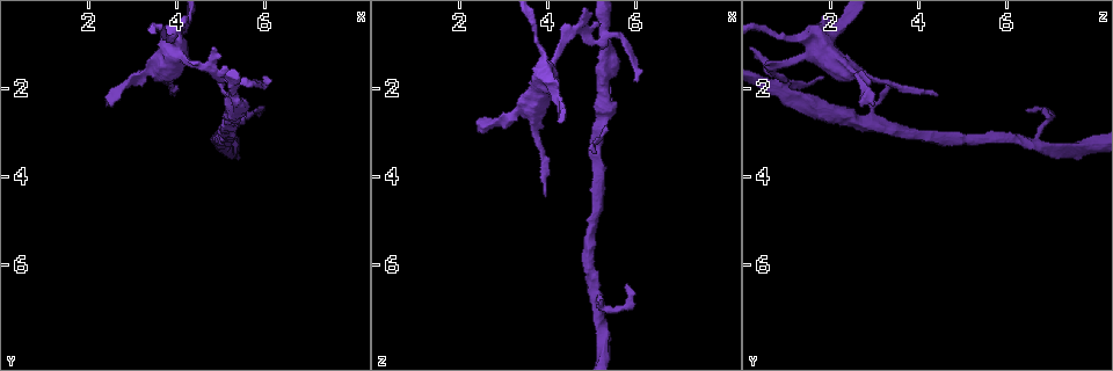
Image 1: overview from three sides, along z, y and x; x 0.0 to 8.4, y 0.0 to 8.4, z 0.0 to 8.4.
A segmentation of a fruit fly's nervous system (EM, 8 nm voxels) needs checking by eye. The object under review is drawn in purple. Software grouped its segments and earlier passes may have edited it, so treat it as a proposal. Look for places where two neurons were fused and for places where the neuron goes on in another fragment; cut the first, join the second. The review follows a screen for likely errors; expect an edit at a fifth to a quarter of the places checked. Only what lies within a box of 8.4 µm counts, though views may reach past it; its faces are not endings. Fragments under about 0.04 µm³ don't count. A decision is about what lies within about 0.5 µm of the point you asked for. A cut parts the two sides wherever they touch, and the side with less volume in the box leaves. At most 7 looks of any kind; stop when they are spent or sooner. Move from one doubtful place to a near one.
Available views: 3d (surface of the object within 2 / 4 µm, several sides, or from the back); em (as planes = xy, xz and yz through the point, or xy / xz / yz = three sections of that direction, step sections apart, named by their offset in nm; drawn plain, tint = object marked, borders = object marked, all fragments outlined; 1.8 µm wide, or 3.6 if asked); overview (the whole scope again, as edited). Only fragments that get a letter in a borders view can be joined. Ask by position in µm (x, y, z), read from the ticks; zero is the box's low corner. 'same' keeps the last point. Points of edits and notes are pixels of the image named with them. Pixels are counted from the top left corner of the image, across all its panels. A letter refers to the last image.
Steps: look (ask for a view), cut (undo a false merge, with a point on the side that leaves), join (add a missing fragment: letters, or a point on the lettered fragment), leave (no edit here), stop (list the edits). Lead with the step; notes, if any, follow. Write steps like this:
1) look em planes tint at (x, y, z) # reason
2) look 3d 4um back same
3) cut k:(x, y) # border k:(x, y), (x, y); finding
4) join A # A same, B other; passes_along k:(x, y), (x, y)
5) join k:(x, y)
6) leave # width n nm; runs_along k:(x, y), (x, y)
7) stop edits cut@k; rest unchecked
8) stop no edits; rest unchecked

look em planes borders at (2.45, 2.40, 2.75) # free end

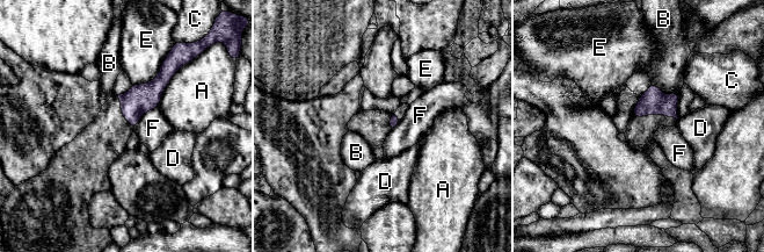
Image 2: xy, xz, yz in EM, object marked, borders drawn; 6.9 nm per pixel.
leave # A other, B other, C other, D other, E other, F other; none of them fits

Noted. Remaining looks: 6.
look 3d 4um at (3.95, 0.95, 1.65) # calibre changes

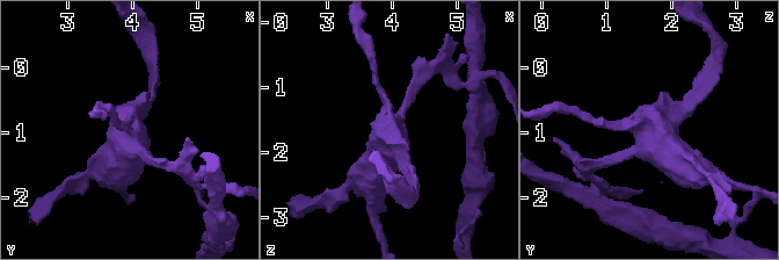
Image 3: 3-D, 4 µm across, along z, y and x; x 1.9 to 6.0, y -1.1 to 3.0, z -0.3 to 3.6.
look em planes borders at (3.95, 0.90, 1.75) # now the EM

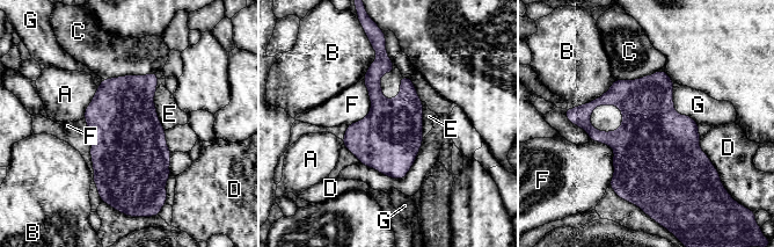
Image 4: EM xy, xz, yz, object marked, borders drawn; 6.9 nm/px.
leave # A other, B other, C other, D other, E other, F other, G other; border 4:(591, 139), (613, 151), (610, 186); all the same neuron

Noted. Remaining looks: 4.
look 3d 4um at (3.95, 2.15, 4.50) # thin end

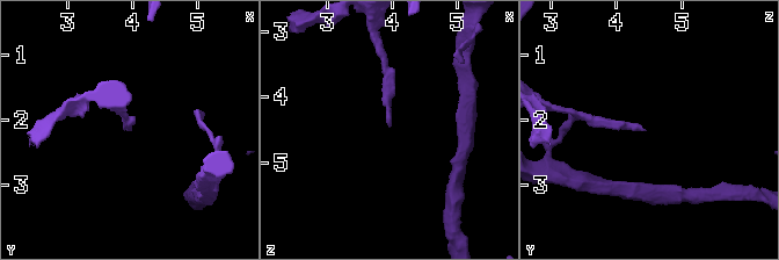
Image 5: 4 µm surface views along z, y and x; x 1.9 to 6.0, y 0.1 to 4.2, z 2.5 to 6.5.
look em planes borders at (4.00, 2.15, 4.45) # shape alone is not enough

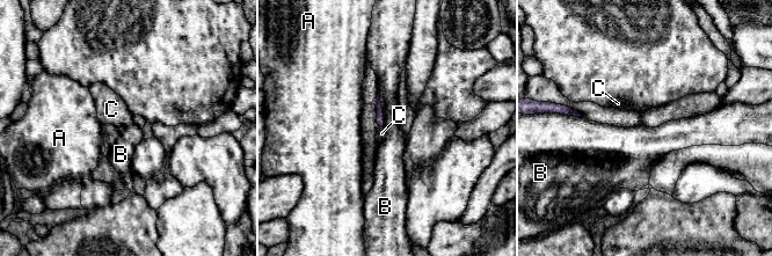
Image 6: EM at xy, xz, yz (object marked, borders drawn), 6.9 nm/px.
leave # A other, B other, C other; border 6:(378, 83), (384, 128); none of them fits

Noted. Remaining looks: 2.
stop no edits; rest unchecked

